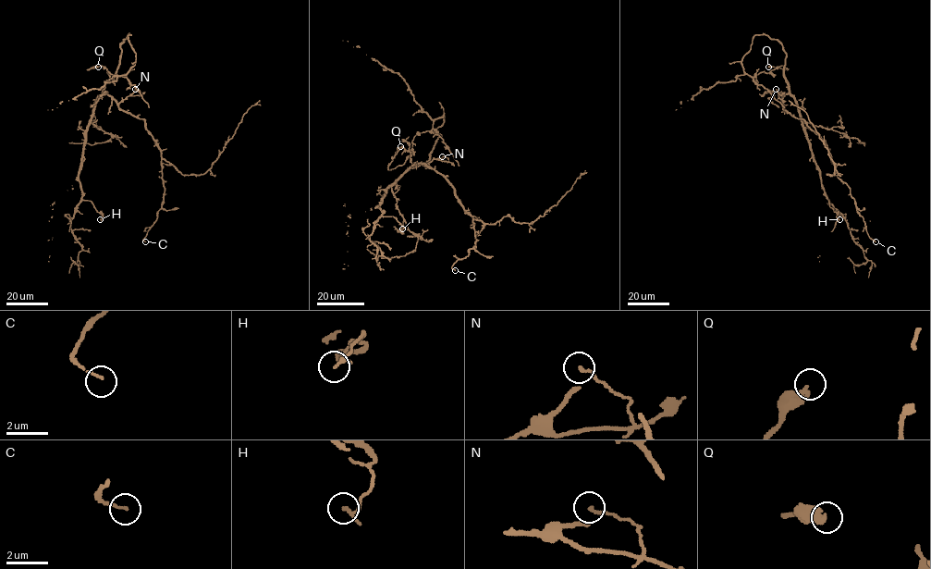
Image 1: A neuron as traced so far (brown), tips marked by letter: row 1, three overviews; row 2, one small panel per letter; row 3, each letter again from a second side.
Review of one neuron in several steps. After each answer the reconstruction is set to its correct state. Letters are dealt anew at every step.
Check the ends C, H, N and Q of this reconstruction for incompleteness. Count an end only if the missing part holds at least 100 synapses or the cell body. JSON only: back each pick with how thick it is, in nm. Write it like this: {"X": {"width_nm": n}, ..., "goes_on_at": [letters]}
{"goes_on_at": []}

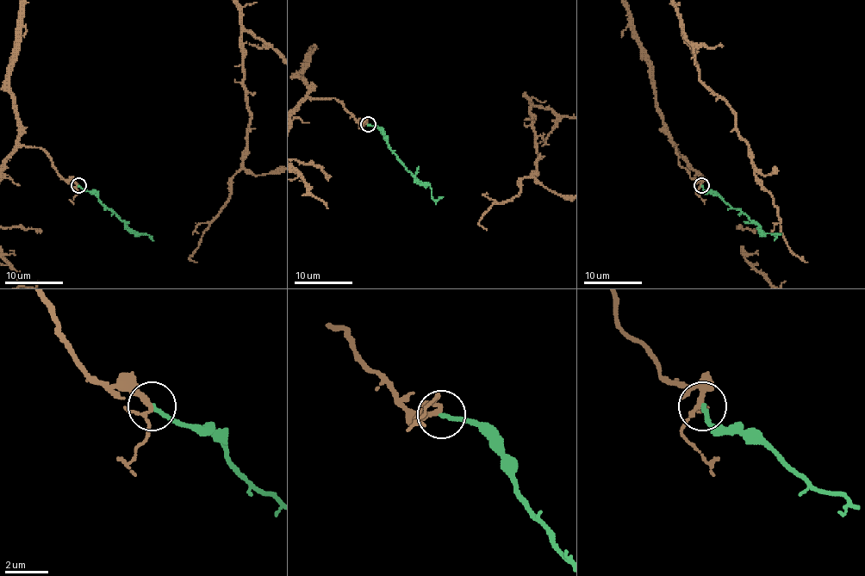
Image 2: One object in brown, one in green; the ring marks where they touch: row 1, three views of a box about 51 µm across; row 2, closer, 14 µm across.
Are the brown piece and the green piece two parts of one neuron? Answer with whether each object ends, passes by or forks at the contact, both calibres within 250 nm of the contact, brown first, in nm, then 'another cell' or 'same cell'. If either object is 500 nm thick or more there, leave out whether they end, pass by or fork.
brown forks | green ends | 180/190 nm | same cell

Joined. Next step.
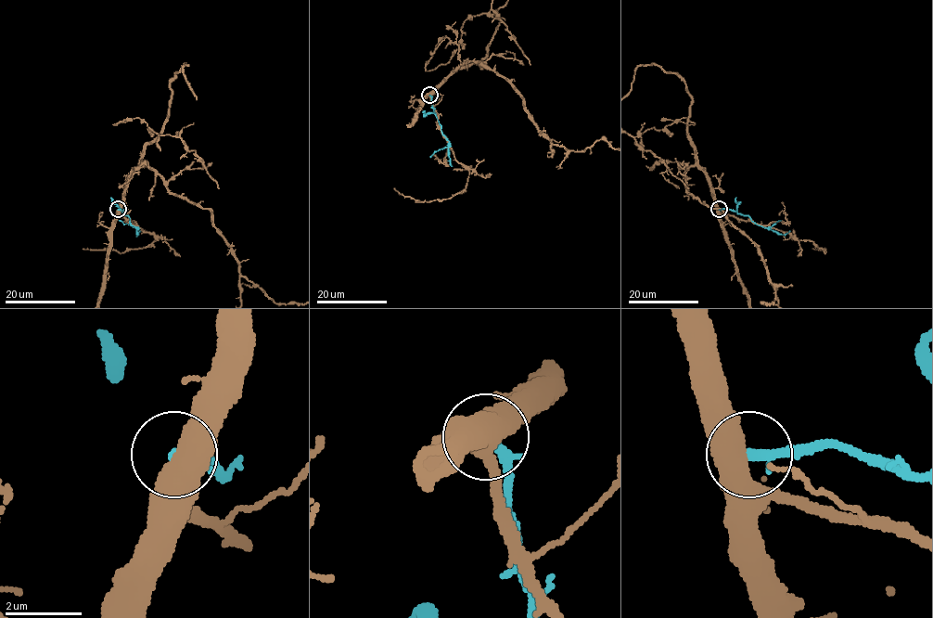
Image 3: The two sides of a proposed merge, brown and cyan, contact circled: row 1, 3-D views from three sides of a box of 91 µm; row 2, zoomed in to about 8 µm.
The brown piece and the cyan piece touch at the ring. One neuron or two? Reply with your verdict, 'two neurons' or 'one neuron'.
two neurons

